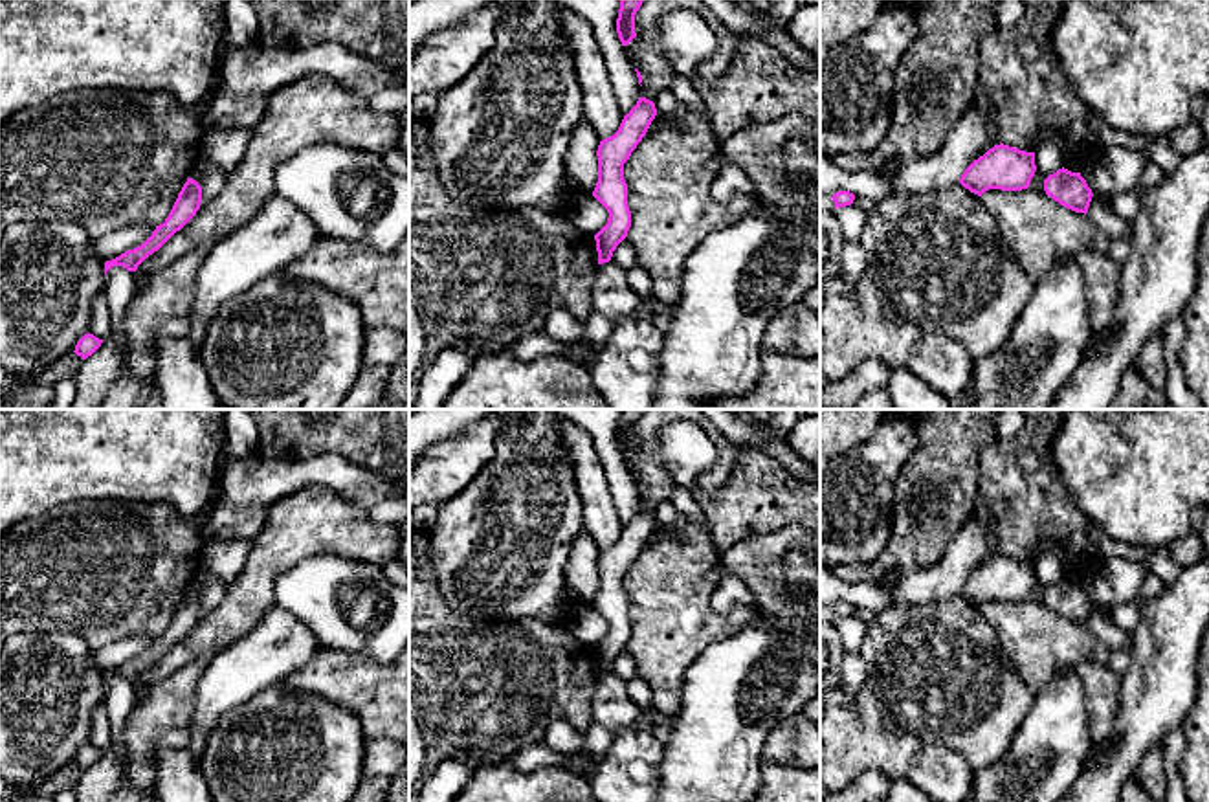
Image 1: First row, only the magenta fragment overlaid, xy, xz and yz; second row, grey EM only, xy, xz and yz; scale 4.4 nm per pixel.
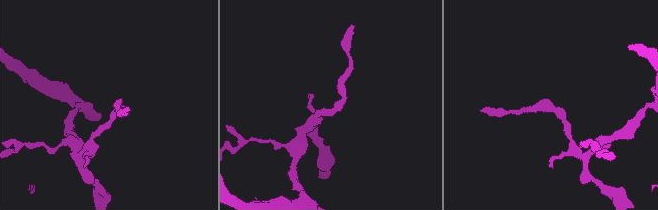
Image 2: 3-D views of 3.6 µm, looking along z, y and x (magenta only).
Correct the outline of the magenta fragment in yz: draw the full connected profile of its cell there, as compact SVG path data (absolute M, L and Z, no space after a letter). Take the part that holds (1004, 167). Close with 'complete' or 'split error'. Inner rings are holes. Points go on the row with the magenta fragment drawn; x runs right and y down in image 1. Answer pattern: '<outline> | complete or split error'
M1000 143L974 160L959 184L978 196L989 189L1022 191L1029 187L1035 171L1035 152Z | complete

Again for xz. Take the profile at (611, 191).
M638 97L637 105L624 116L618 130L598 145L598 182L593 196L609 213L607 224L594 235L598 264L611 261L613 251L627 237L631 228L624 163L646 136L655 116L655 103Z | complete

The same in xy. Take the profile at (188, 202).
M187 178L178 198L163 224L156 226L152 235L138 248L121 253L105 262L105 275L114 266L136 272L138 266L154 251L158 251L176 231L180 231L200 209L202 187L196 180Z | complete

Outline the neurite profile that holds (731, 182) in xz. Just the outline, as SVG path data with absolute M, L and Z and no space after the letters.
M721 158L721 169L717 178L712 184L712 196L717 202L730 202L734 196L749 196L754 195L754 184L747 176L745 171L741 171L738 165L734 165L730 160Z

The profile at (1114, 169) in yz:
M1101 147L1099 154L1081 167L1093 195L1112 198L1119 193L1132 191L1147 165L1145 152L1123 147Z

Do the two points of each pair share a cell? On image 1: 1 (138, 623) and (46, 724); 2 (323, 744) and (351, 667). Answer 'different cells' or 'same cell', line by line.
1: different cells
2: different cells

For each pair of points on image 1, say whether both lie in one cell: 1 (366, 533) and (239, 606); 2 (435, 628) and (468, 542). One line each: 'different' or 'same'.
1: same
2: different

